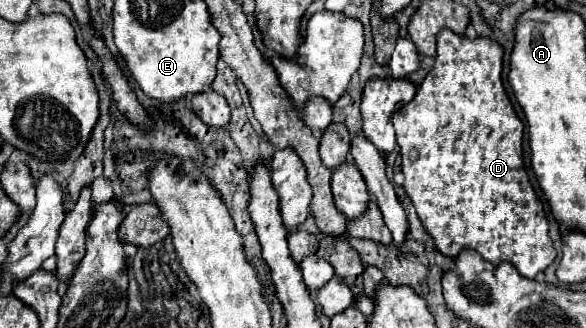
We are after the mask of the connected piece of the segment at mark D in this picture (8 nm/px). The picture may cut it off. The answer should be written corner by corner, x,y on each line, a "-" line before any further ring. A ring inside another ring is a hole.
442,29
442,33
438,33
438,55
436,55
436,63
432,67
432,71
426,75
426,79
422,81
422,85
416,91
416,97
404,105
400,111
394,113
392,123
396,129
396,143
400,145
400,155
402,155
402,173
404,173
404,191
410,197
424,229
430,233
430,237
436,243
436,249
440,253
444,253
450,259
456,259
458,253
462,249
474,249
476,253
480,253
486,261
490,261
492,265
500,265
502,261
512,263
518,273
526,279
534,279
538,273
542,273
548,265
554,263
556,259
556,249
552,245
550,239
550,223
546,219
544,213
544,205
538,201
536,191
532,189
532,183
524,171
524,163
522,163
522,131
524,125
518,119
518,115
514,113
514,107
504,91
502,85
502,55
504,49
492,41
490,37
478,37
474,41
470,41
466,35
456,35
450,29

